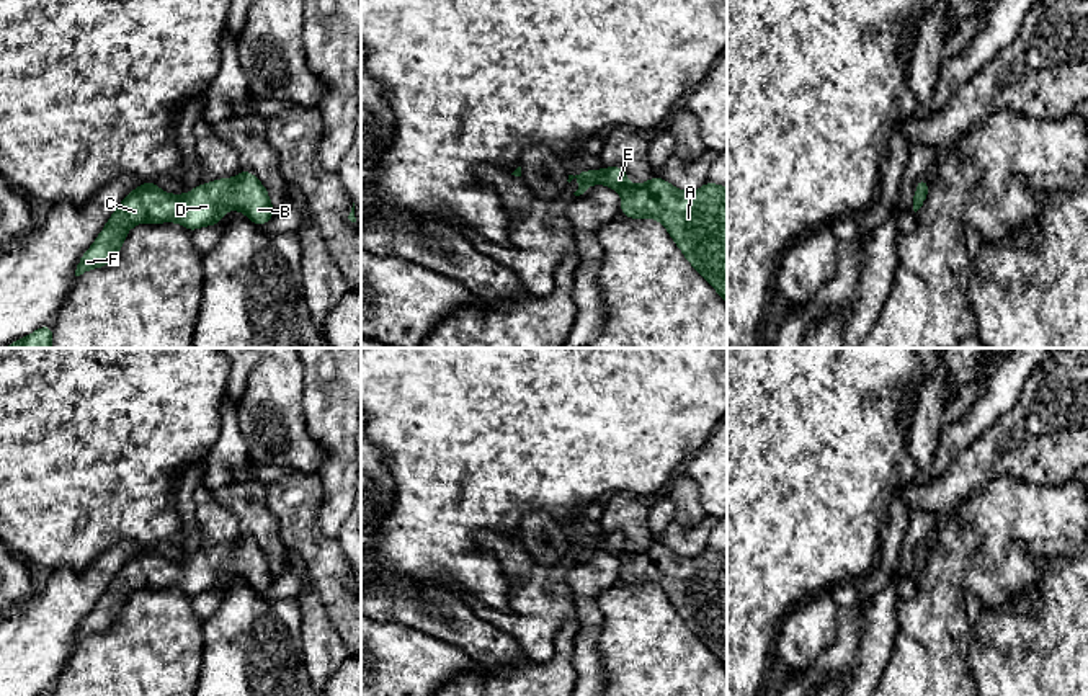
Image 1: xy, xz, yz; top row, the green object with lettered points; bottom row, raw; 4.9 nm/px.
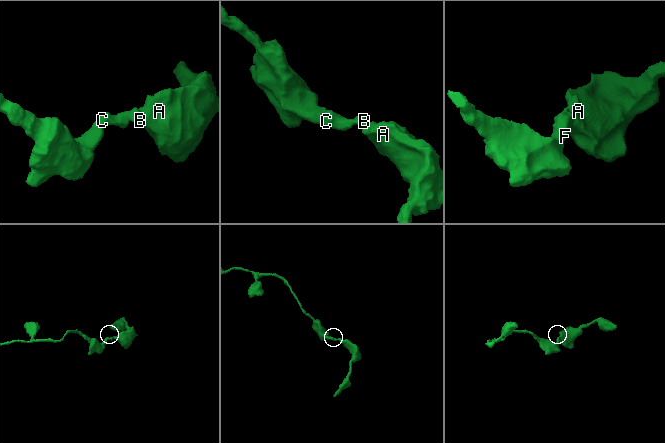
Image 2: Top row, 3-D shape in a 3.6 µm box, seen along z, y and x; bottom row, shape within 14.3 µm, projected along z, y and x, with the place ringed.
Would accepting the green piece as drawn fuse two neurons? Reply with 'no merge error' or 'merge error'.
no merge error

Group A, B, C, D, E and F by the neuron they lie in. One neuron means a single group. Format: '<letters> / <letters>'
A B C D E F

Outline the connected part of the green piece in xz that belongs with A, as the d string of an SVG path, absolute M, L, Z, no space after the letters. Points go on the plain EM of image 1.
M622 533L583 536L569 541L569 549L577 544L580 554L575 562L583 560L593 549L616 555L621 562L621 580L631 585L653 583L663 590L681 619L693 634L719 658L727 670L727 554L706 547L696 557L681 557L663 544L652 542L644 551L631 551Z

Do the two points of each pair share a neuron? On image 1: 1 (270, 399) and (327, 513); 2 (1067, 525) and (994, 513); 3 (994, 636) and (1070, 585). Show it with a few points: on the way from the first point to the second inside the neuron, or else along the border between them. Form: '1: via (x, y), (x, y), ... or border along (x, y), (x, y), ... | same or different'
1: border along (311, 437), (324, 450), (324, 461), (317, 474) | different
2: via (1049, 522), (1012, 520) | same
3: via (1013, 636), (1023, 636), (1054, 605) | same

